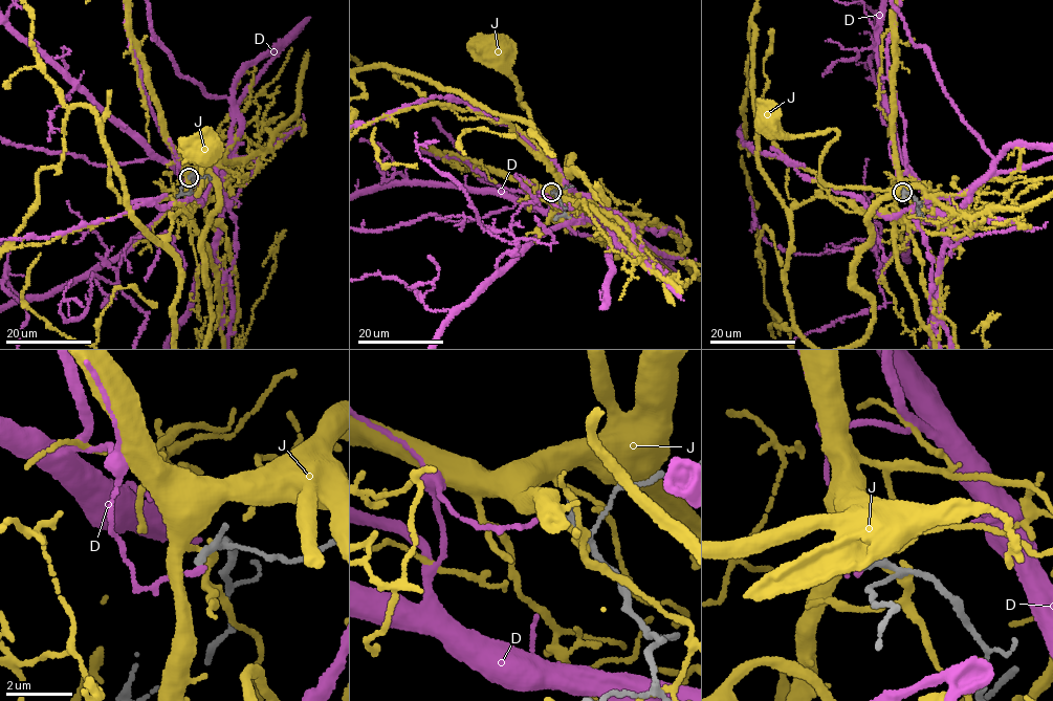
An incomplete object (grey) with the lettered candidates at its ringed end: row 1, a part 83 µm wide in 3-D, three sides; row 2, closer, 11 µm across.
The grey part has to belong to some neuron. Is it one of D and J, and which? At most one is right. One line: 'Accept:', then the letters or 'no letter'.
Accept: no letter

